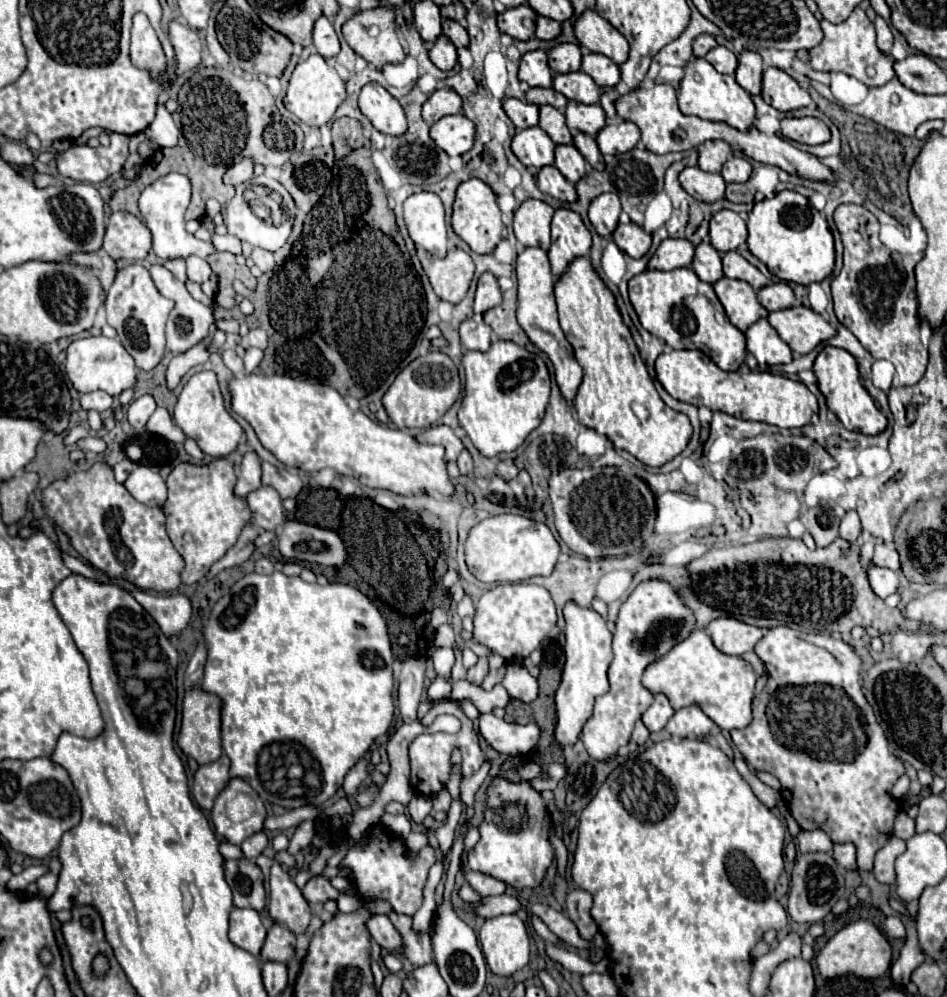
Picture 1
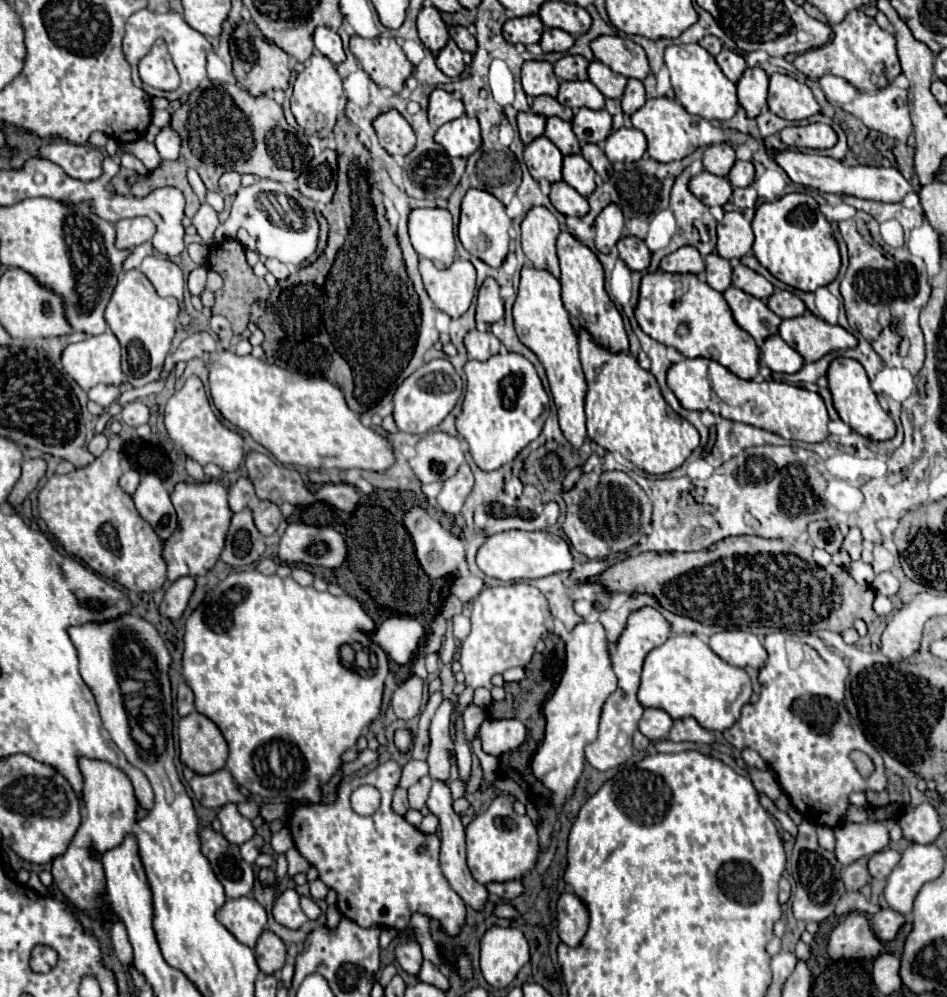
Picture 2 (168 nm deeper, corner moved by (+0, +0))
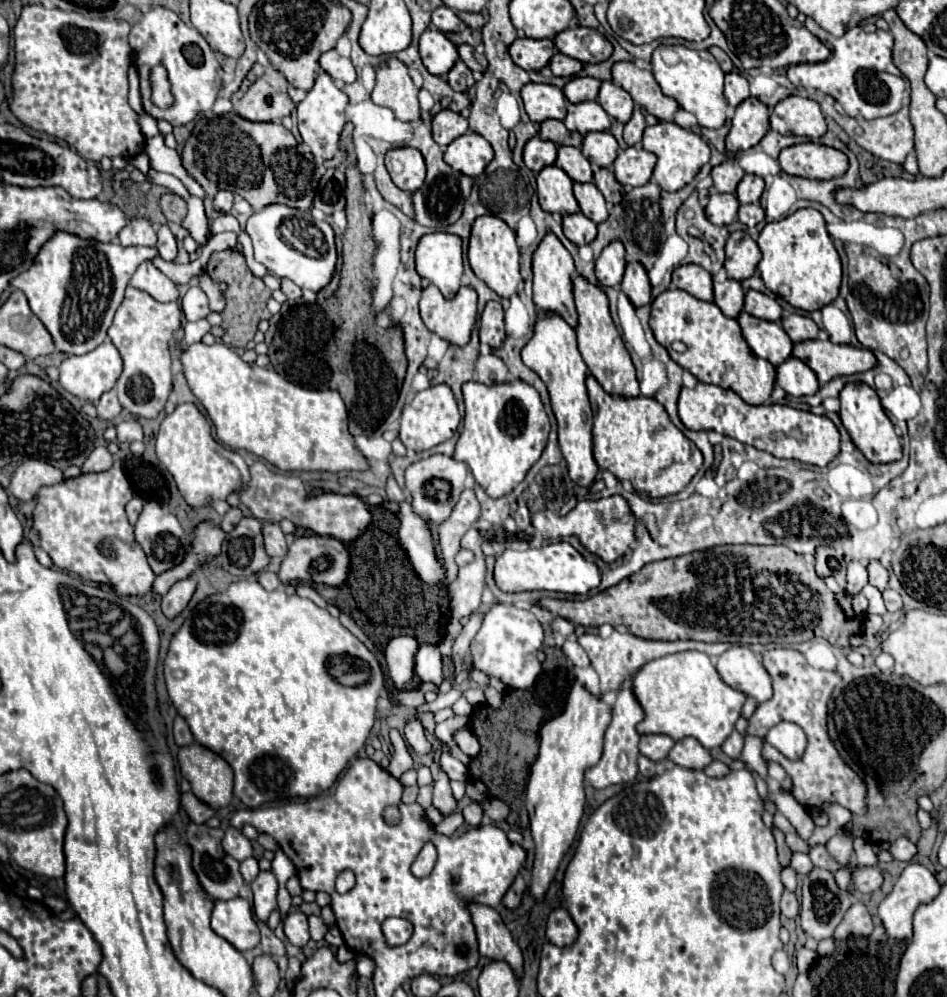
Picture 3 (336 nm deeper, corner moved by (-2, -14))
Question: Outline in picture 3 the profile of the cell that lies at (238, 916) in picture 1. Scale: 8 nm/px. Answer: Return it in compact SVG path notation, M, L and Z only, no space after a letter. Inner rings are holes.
M240 896L232 900L214 900L210 926L240 952L252 950L260 944L260 932L252 918L250 904Z

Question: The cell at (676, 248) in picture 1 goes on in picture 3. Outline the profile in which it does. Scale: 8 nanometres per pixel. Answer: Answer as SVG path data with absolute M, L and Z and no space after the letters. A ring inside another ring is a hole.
M684 264L684 266L676 268L672 274L672 284L680 290L686 290L688 294L692 294L700 300L714 302L712 276L710 276L710 272L706 272L698 264Z

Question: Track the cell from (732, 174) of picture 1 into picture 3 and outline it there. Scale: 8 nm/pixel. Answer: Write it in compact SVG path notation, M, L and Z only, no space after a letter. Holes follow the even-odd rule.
M746 174L742 178L742 182L738 184L738 190L736 190L736 196L742 204L746 202L760 202L760 196L764 192L764 180L760 176L754 176L754 174Z

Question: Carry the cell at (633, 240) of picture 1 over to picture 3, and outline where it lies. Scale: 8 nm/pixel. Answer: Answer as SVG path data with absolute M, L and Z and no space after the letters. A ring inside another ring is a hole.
M630 262L626 266L626 274L624 274L624 280L622 280L620 288L628 296L628 300L632 302L634 308L640 308L640 306L646 306L646 304L652 302L648 274L646 274L642 264Z

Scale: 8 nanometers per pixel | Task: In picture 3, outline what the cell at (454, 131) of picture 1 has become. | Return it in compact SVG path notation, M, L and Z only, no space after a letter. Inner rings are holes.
M468 132L456 138L444 152L444 160L466 176L480 176L492 158L494 152L490 142L476 132Z

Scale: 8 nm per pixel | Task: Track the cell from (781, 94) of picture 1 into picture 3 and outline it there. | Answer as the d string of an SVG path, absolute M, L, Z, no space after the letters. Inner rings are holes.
M788 96L778 102L770 114L770 126L778 134L794 134L818 140L826 134L824 114L818 102L800 96Z

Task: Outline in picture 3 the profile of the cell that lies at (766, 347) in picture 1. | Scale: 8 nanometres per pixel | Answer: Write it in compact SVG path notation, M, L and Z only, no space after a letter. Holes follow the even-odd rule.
M790 358L782 362L778 368L776 384L782 386L790 396L812 396L818 392L820 384L816 378L816 372L798 358Z

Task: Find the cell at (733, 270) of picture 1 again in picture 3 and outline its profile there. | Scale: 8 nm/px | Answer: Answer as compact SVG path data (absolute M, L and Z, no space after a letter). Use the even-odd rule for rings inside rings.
M756 290L746 292L744 310L750 316L760 318L760 320L768 320L768 322L780 322L780 318L782 318L782 306L774 298L770 298L762 292L756 292Z

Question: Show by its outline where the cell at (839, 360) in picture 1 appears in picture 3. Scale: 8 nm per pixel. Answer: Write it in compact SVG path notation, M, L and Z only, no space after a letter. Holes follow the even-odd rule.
M846 384L844 390L840 392L840 412L838 414L842 418L846 432L852 438L852 442L866 456L868 462L888 464L888 462L896 462L896 460L902 458L900 438L896 436L894 424L886 416L876 390L872 390L866 384Z

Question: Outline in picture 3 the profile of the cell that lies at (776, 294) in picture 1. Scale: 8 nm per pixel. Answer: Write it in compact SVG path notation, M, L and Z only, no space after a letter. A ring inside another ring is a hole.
M792 314L788 318L782 318L782 326L784 326L786 334L792 338L794 344L804 342L804 340L814 340L818 336L818 326L808 316Z

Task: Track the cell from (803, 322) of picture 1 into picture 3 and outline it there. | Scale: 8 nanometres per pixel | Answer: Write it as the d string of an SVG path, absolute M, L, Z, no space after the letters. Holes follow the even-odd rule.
M806 340L794 346L792 356L806 362L816 374L820 384L838 376L868 372L876 366L876 356L868 348L840 346L830 340Z

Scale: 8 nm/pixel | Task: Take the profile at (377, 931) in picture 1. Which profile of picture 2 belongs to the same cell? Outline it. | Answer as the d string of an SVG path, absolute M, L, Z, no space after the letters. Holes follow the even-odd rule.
M404 940L400 944L396 944L396 960L400 962L400 966L408 972L408 974L418 974L420 964L422 964L422 952L420 946L412 940Z

